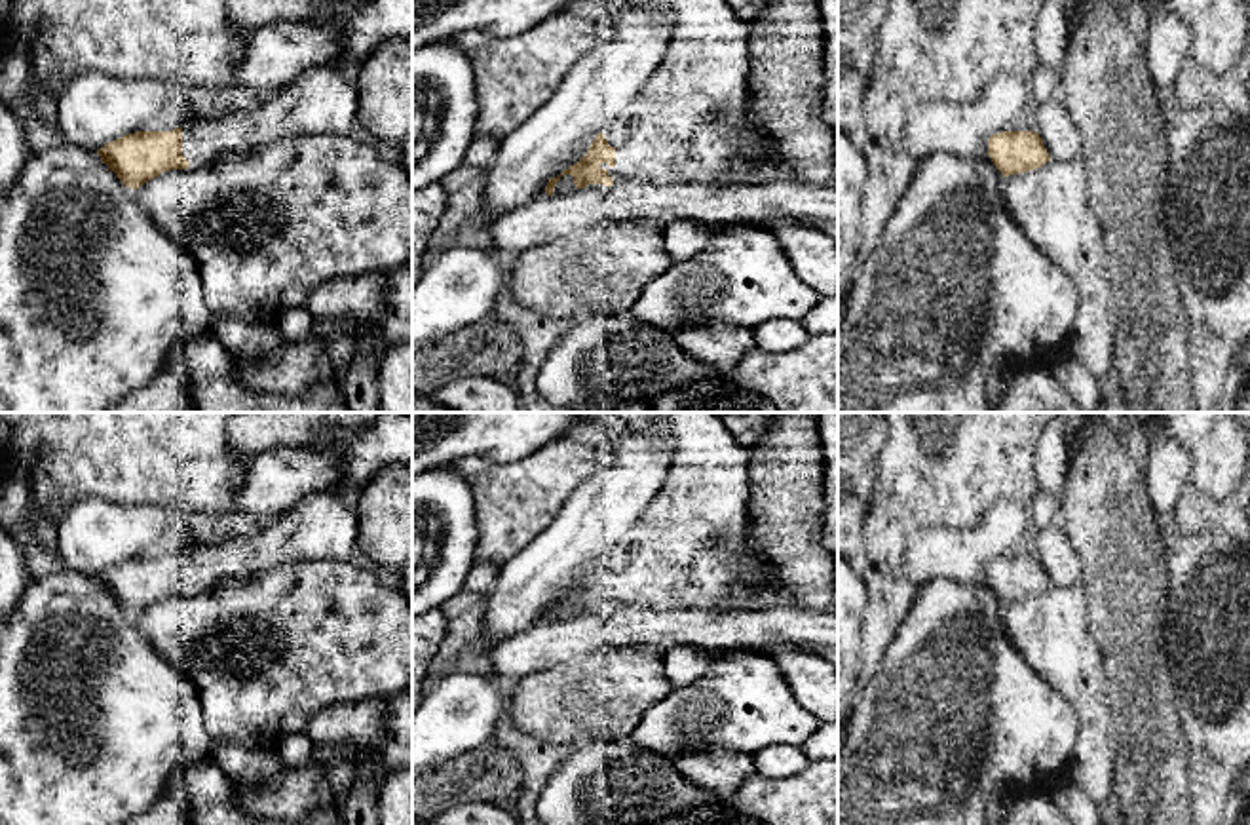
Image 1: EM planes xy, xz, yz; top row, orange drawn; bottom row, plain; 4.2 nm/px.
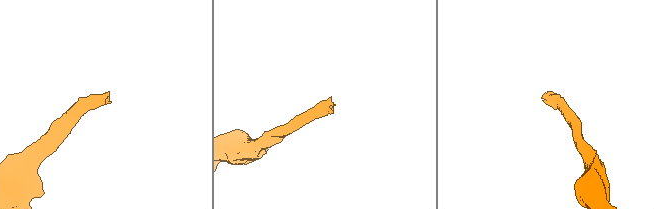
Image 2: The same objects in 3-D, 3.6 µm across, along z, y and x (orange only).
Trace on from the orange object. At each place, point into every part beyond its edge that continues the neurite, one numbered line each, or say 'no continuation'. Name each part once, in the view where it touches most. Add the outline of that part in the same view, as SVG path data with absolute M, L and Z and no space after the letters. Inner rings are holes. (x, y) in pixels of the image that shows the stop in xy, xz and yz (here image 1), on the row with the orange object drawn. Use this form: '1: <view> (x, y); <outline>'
1: xz (692, 120); M663 0L671 21L665 59L644 89L623 108L619 120L604 131L616 148L616 165L602 169L619 182L748 182L769 184L781 167L754 162L747 154L762 129L750 114L747 42L750 23L741 21L726 0Z

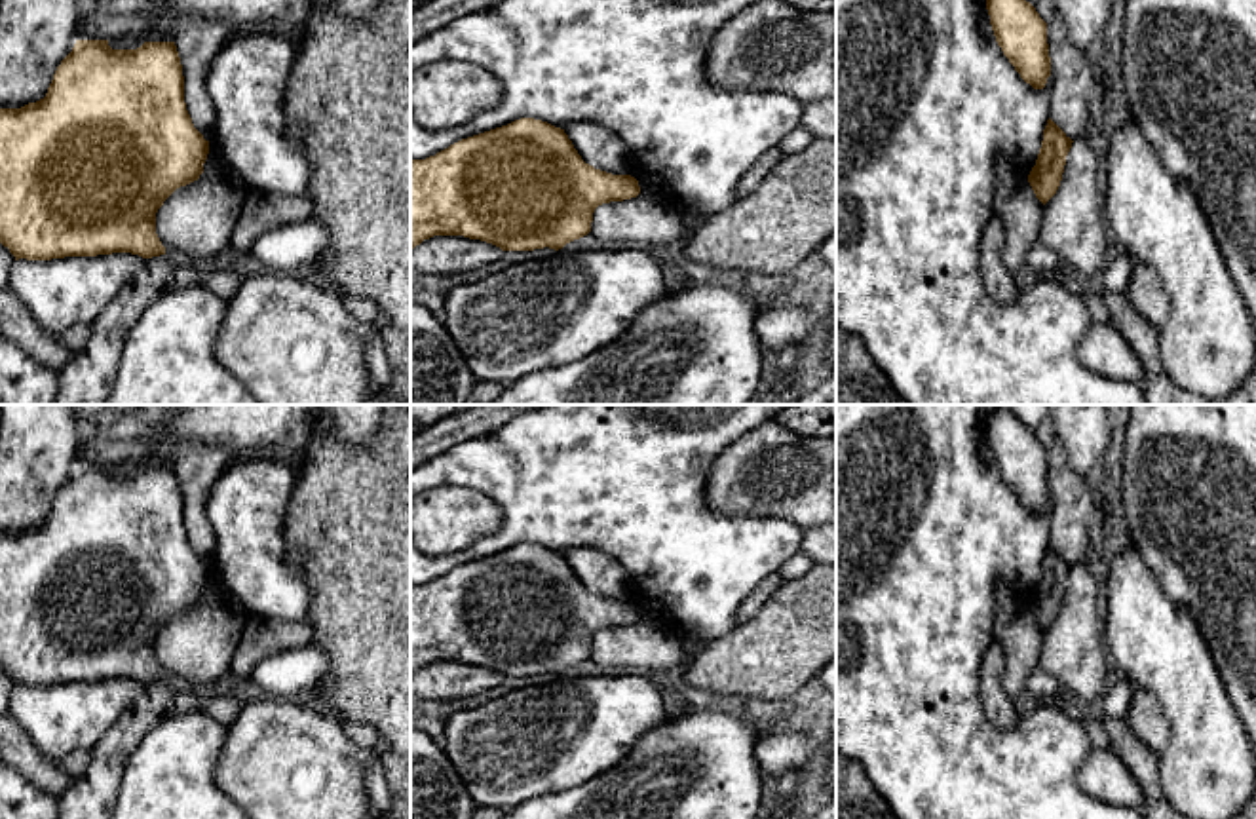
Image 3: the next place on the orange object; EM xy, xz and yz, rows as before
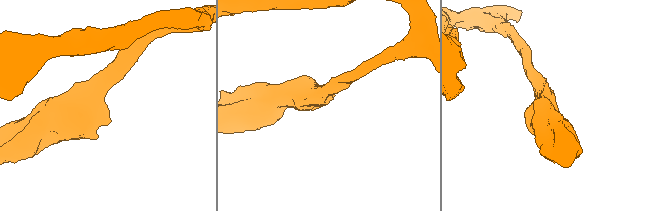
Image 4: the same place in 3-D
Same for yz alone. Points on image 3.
no continuation

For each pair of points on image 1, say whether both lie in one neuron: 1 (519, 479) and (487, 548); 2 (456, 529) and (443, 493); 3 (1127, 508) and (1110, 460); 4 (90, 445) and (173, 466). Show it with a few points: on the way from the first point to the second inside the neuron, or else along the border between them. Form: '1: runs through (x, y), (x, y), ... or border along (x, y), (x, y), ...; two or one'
1: runs through (519, 497), (504, 531); one
2: runs through (451, 519), (443, 502); one
3: runs through (1116, 497), (1110, 491), (1110, 472); one
4: runs through (111, 445), (152, 445); one

